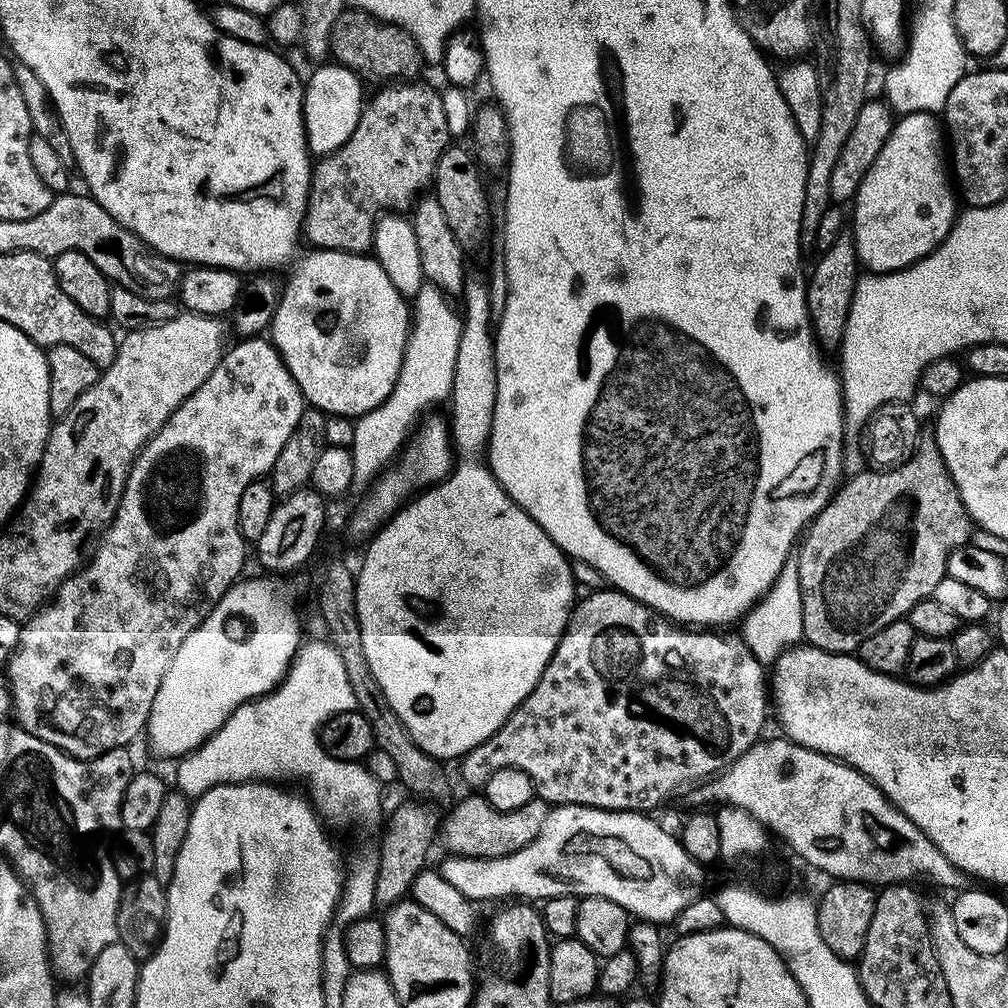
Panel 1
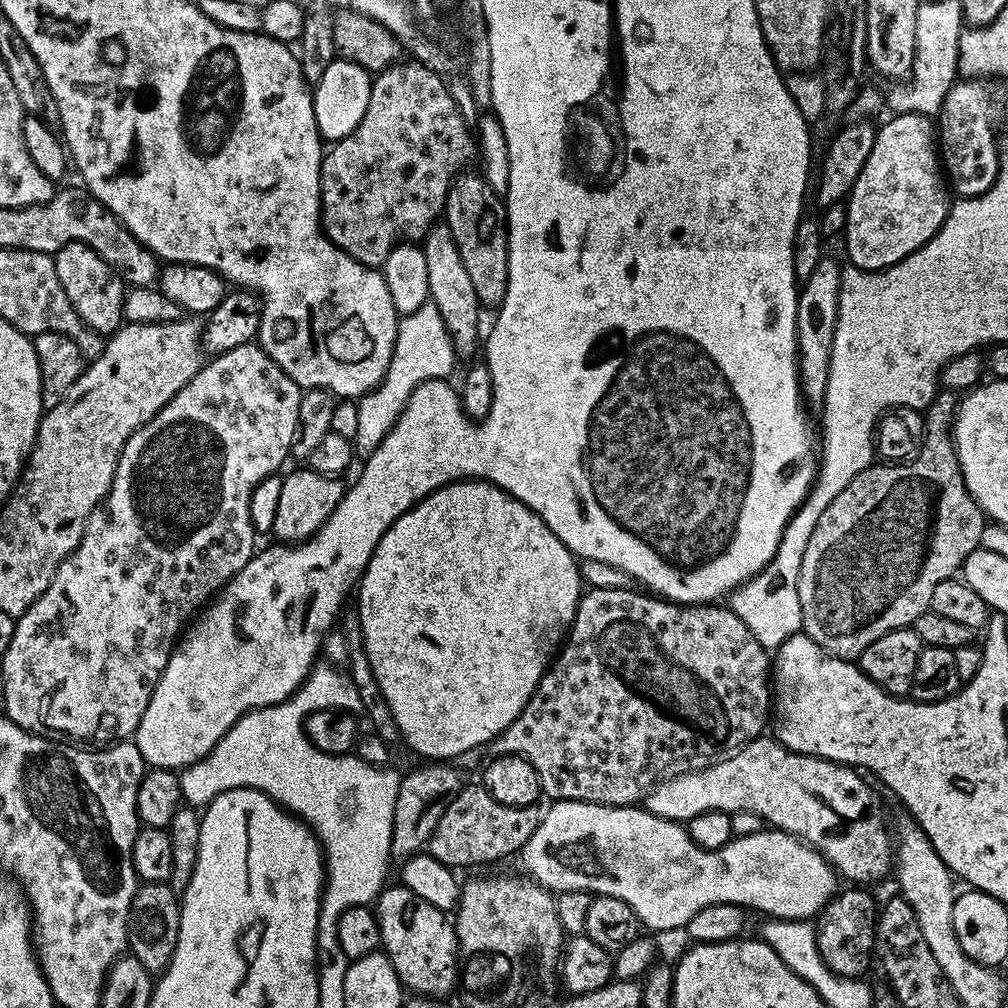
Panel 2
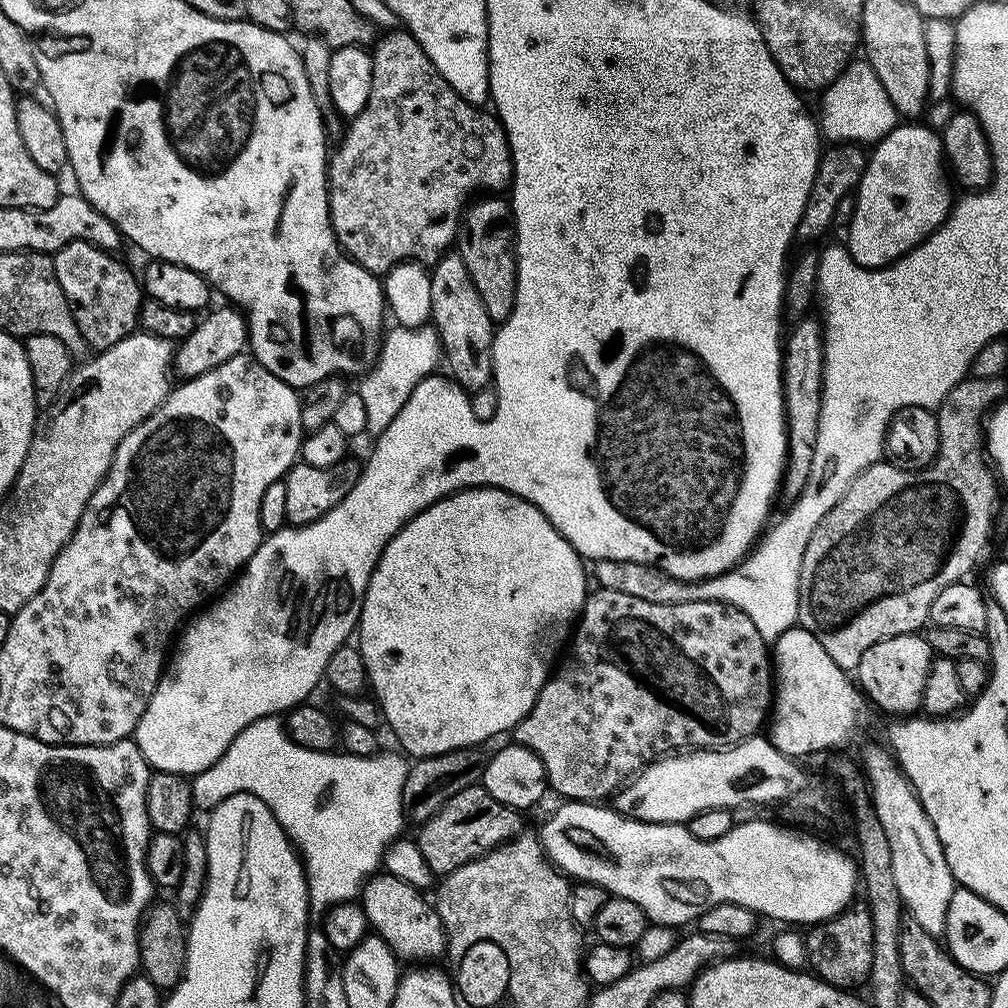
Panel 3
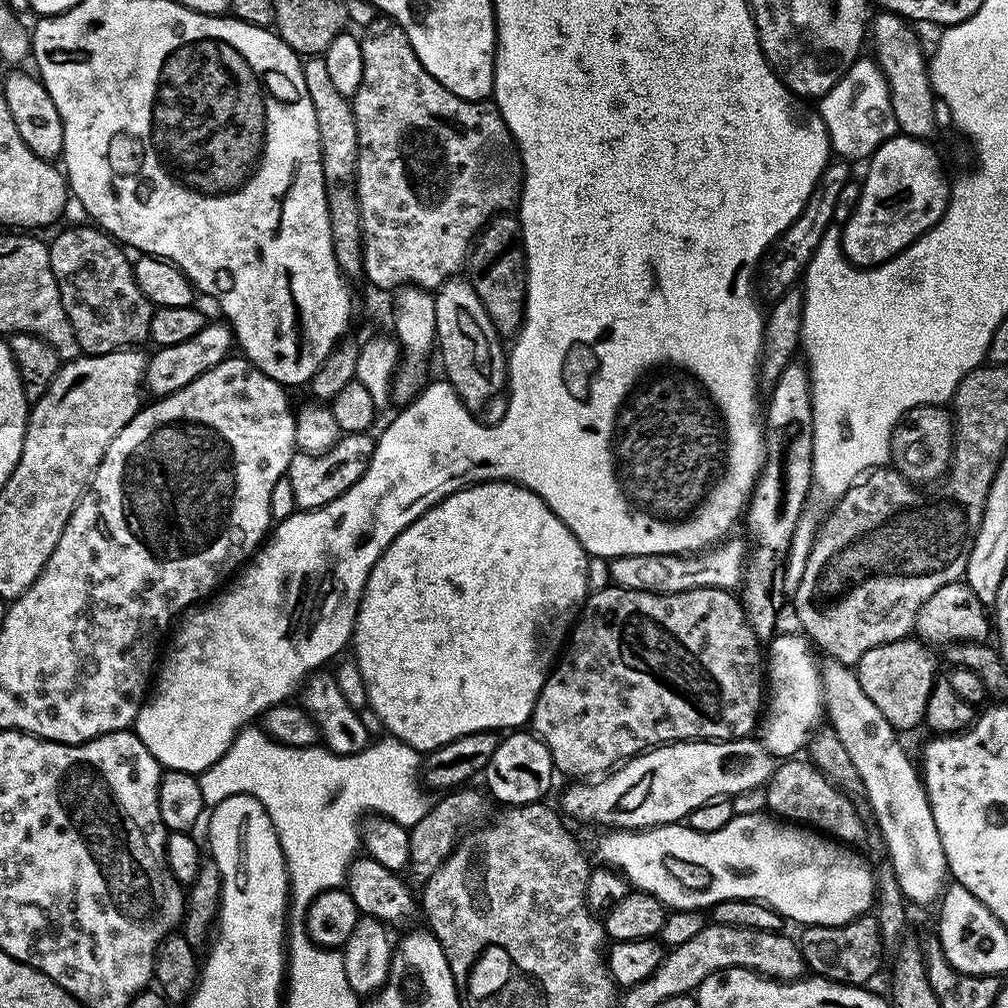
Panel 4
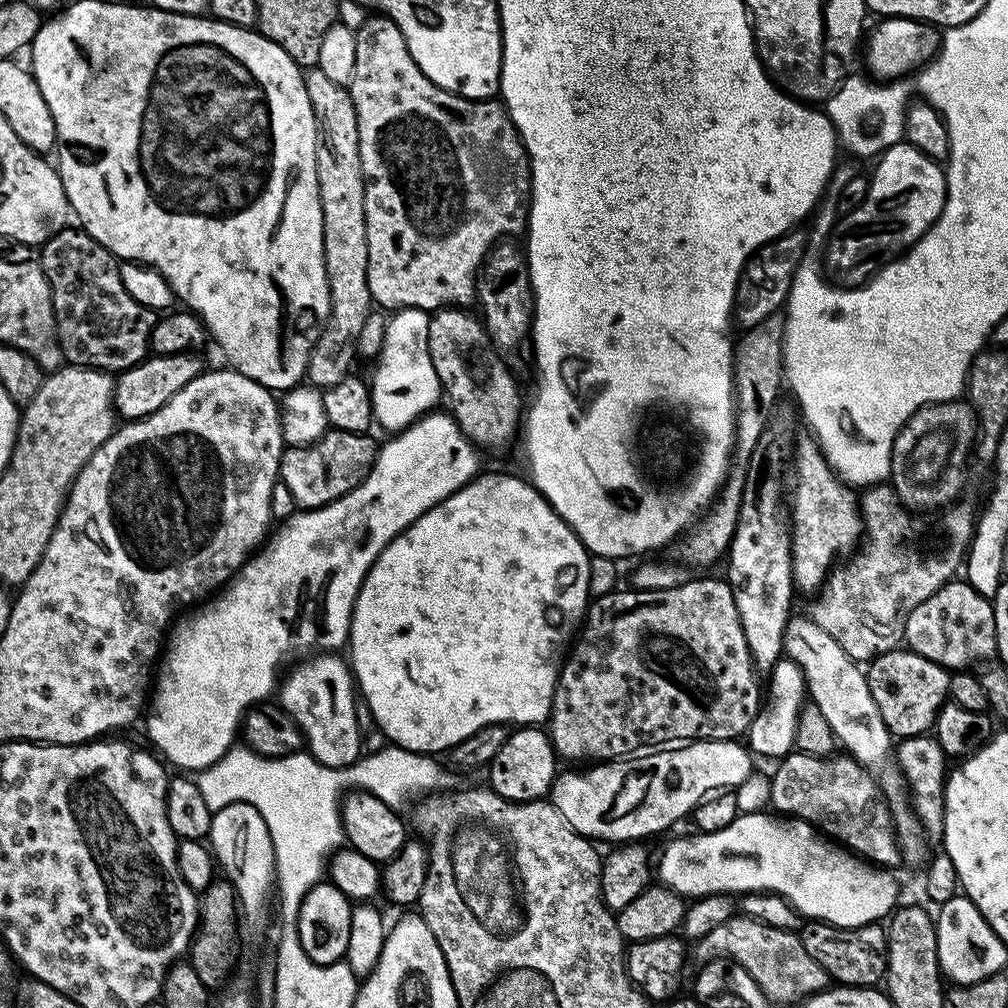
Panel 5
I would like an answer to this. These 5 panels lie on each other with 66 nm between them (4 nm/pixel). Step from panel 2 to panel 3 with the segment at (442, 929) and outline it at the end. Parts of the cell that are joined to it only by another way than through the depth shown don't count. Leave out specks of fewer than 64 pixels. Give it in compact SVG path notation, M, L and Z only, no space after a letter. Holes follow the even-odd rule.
M387 870L381 871L379 874L371 876L365 882L363 889L358 897L358 903L364 909L366 918L368 919L369 929L375 935L381 936L386 943L392 948L392 953L401 961L416 960L412 962L432 962L435 956L443 957L446 952L446 937L444 927L440 921L440 916L436 912L433 901L428 900L421 889L416 888L410 882L402 882L402 878L392 876Z

